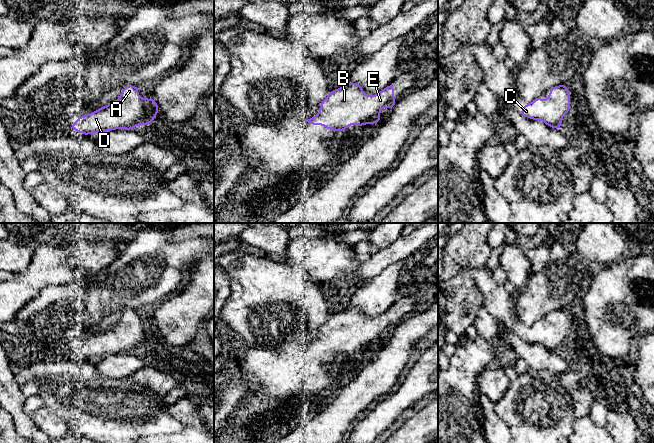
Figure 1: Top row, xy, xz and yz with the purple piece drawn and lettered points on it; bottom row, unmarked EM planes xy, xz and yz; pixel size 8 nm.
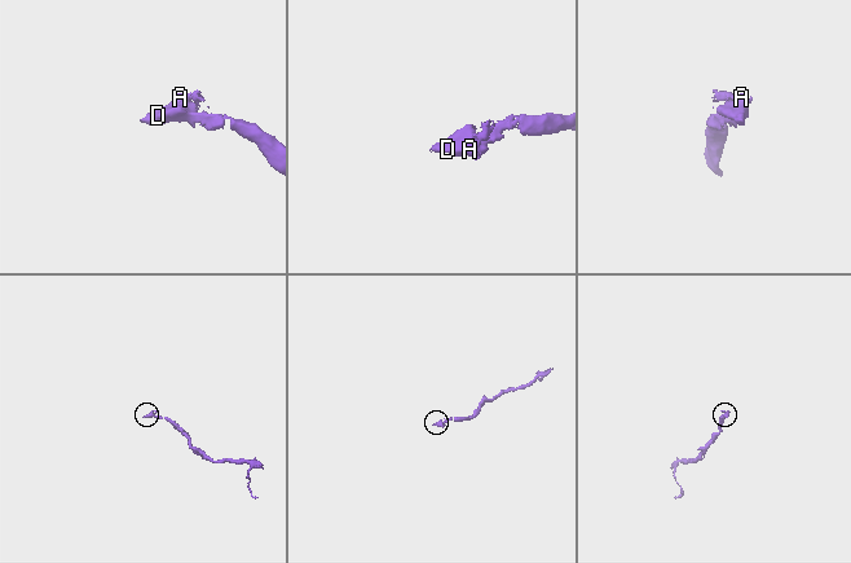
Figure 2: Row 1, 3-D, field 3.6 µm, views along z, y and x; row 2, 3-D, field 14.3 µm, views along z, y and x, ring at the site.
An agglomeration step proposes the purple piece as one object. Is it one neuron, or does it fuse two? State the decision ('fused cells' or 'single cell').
single cell

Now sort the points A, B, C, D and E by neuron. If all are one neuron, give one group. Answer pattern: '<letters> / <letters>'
A B C D E

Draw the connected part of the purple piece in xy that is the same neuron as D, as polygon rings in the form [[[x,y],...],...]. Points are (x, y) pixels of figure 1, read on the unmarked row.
[[[127,309],[120,321],[111,328],[76,343],[71,353],[84,359],[104,357],[109,354],[132,354],[136,349],[147,349],[153,346],[159,336],[155,323],[138,321],[140,311]]]

